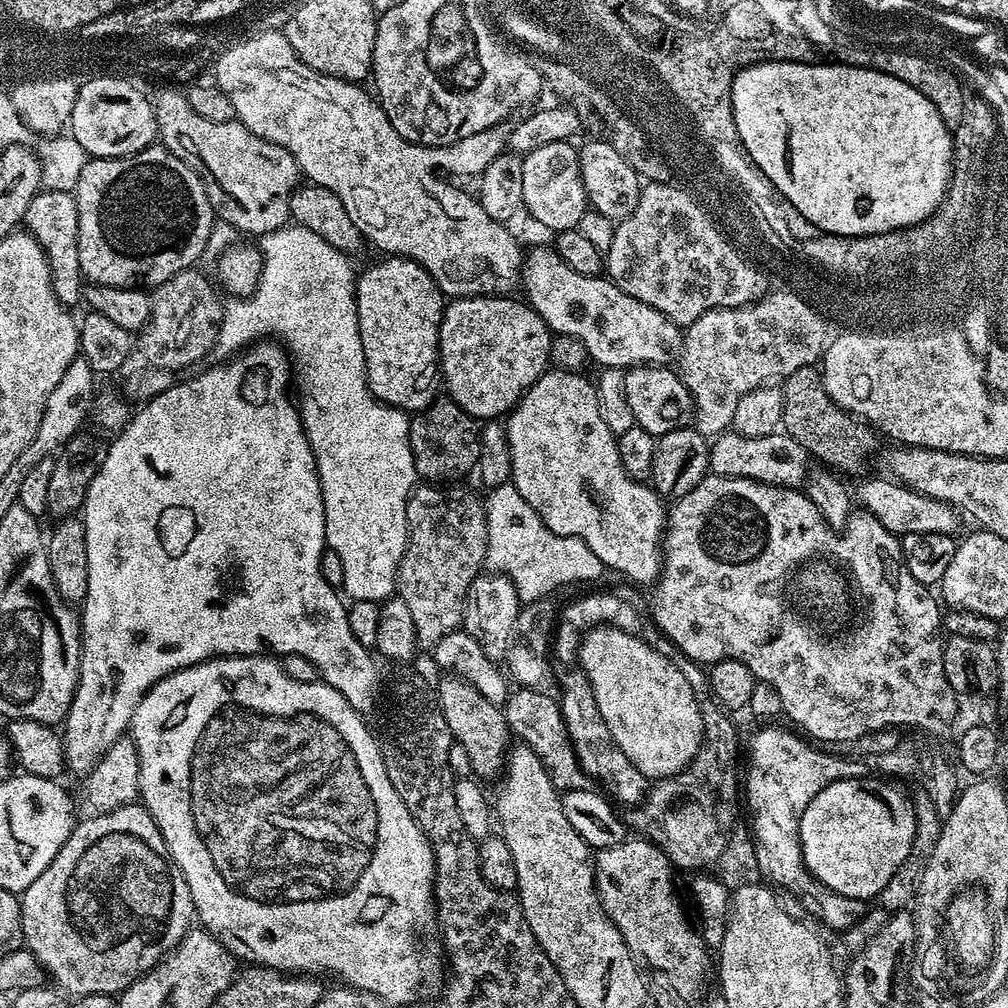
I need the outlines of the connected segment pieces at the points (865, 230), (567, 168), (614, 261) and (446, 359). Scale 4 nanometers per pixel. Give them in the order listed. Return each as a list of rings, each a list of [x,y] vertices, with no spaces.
[[[765,59],[742,68],[732,82],[732,110],[738,134],[742,134],[754,156],[760,160],[760,172],[781,184],[781,187],[789,192],[791,207],[796,207],[821,233],[833,236],[874,236],[922,223],[936,213],[952,178],[953,129],[945,126],[942,114],[938,114],[934,102],[930,102],[926,94],[918,94],[914,86],[906,86],[906,82],[873,68],[855,68],[853,64],[843,62],[831,63],[796,64],[788,60]]]
[[[555,140],[546,146],[538,146],[523,157],[523,207],[542,227],[549,228],[552,234],[577,227],[582,214],[589,207],[582,182],[580,154],[572,146],[569,141]]]
[[[649,182],[641,187],[634,214],[617,223],[614,242],[610,242],[610,250],[606,253],[606,276],[622,291],[630,294],[630,298],[638,298],[646,302],[646,306],[654,306],[654,310],[670,318],[677,326],[693,324],[702,318],[702,314],[715,308],[751,300],[753,296],[760,295],[761,288],[764,288],[760,276],[737,259],[732,248],[728,248],[709,227],[700,209],[687,196],[681,195],[670,184]]]
[[[461,296],[449,299],[444,305],[438,372],[443,387],[444,384],[448,387],[447,395],[451,400],[480,422],[495,420],[511,412],[540,375],[550,368],[554,333],[531,304],[516,299],[512,296]]]

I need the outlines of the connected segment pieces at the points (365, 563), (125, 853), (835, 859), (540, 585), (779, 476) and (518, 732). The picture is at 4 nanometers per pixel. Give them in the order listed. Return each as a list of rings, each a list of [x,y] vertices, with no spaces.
[[[285,226],[277,232],[270,232],[263,237],[258,244],[263,256],[261,266],[261,278],[252,296],[244,299],[233,299],[224,304],[224,318],[220,322],[220,334],[216,341],[215,351],[221,352],[221,357],[228,358],[239,353],[245,346],[251,346],[265,338],[275,337],[286,349],[290,363],[295,375],[300,380],[300,396],[298,395],[298,407],[300,409],[300,420],[304,423],[304,433],[312,447],[312,453],[316,459],[316,469],[320,479],[322,490],[322,502],[324,503],[324,538],[327,547],[342,558],[342,570],[346,573],[343,591],[349,592],[352,600],[374,600],[383,602],[397,591],[396,575],[400,569],[400,563],[404,557],[404,551],[408,545],[408,519],[406,518],[406,506],[408,499],[412,496],[412,489],[417,487],[418,477],[414,466],[414,454],[410,450],[410,416],[402,408],[394,408],[390,404],[383,404],[370,389],[366,378],[366,362],[362,350],[362,338],[358,326],[358,306],[356,305],[356,281],[357,273],[352,273],[352,264],[345,253],[339,252],[330,242],[326,242],[314,230],[301,228],[299,226]]]
[[[143,803],[89,817],[77,823],[54,862],[19,897],[23,943],[38,958],[51,983],[72,998],[123,992],[180,945],[196,916],[190,886],[186,886],[186,878],[182,878],[182,870],[172,860],[162,830],[158,830]]]
[[[868,779],[839,780],[826,786],[826,790],[822,790],[818,798],[806,806],[806,814],[802,814],[800,846],[808,876],[817,885],[824,885],[846,898],[872,902],[880,891],[883,893],[887,889],[890,878],[894,878],[894,870],[898,870],[912,852],[916,811],[907,795],[904,797],[898,789]]]
[[[511,482],[491,489],[487,495],[488,500],[486,496],[483,501],[488,527],[488,549],[484,559],[493,573],[512,579],[524,604],[551,597],[552,591],[563,584],[580,584],[583,580],[596,580],[605,575],[604,563],[586,542],[554,534]]]
[[[729,430],[711,441],[708,453],[709,469],[717,476],[733,476],[773,484],[779,488],[799,489],[810,475],[810,457],[793,436],[777,430],[766,437],[746,437]]]
[[[517,687],[509,691],[508,700],[502,706],[504,720],[508,723],[509,733],[516,736],[523,747],[534,750],[548,771],[550,782],[557,792],[563,794],[574,790],[589,790],[593,787],[594,780],[584,772],[576,756],[575,747],[571,736],[566,730],[564,715],[560,713],[560,705],[556,696],[538,694],[538,690]]]

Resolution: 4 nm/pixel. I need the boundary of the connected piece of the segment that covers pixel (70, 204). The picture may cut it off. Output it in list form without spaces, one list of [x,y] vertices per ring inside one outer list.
[[[44,188],[26,206],[23,227],[36,239],[38,246],[48,259],[54,294],[58,302],[65,306],[80,304],[84,295],[86,281],[78,266],[78,206],[72,192]]]

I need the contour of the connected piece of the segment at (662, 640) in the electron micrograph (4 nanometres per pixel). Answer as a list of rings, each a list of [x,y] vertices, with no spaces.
[[[642,618],[635,621],[638,626],[638,636],[643,636],[648,645],[654,650],[658,650],[664,657],[670,658],[674,666],[681,670],[686,680],[690,683],[690,688],[694,690],[694,696],[699,702],[700,713],[703,716],[703,742],[700,752],[692,763],[678,774],[666,776],[663,780],[657,780],[649,787],[648,795],[640,804],[633,807],[626,816],[626,824],[632,828],[637,837],[649,840],[654,846],[658,846],[668,855],[668,861],[672,863],[673,869],[696,868],[692,870],[704,870],[707,864],[715,865],[719,861],[722,850],[726,850],[726,842],[732,839],[738,814],[738,736],[736,728],[732,724],[729,716],[717,703],[716,698],[709,686],[707,671],[689,659],[687,655],[676,647],[666,637],[655,623]]]

